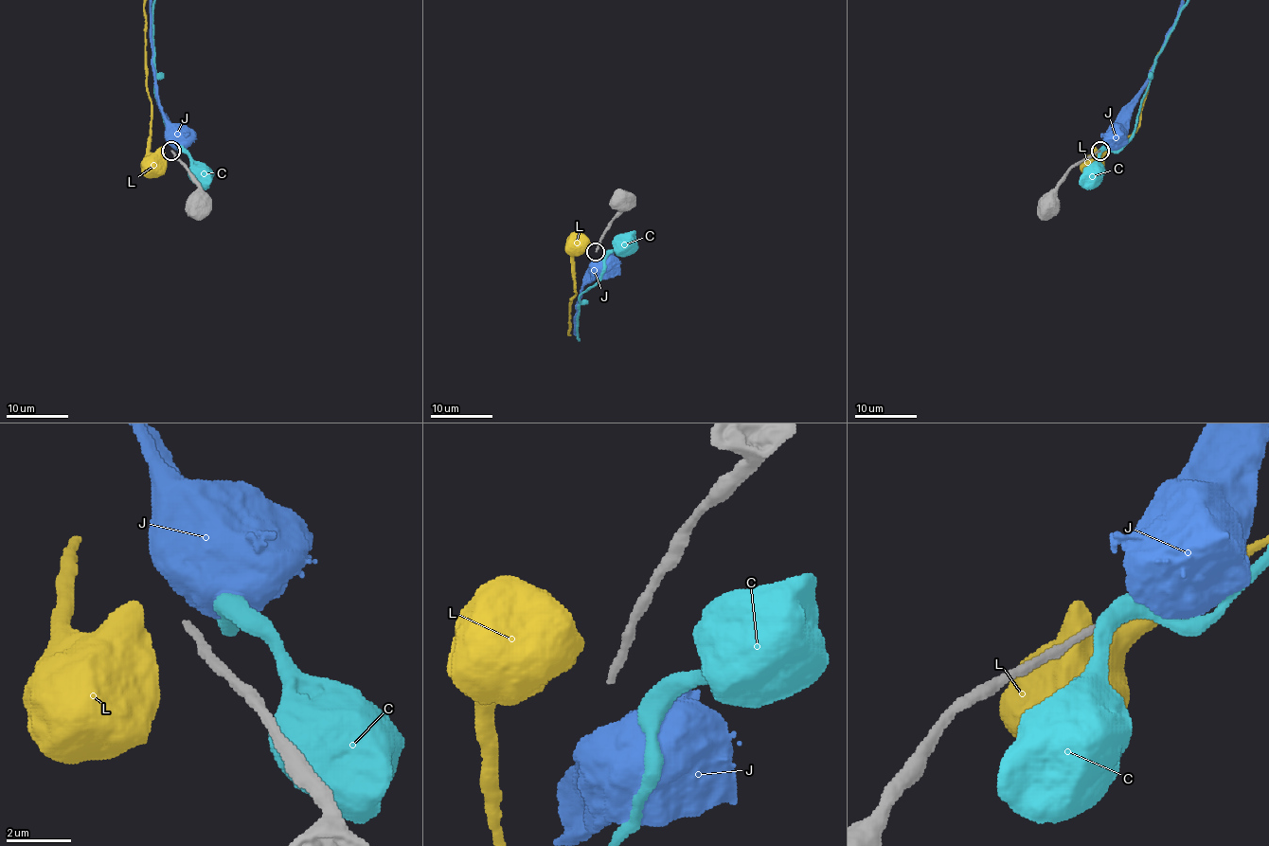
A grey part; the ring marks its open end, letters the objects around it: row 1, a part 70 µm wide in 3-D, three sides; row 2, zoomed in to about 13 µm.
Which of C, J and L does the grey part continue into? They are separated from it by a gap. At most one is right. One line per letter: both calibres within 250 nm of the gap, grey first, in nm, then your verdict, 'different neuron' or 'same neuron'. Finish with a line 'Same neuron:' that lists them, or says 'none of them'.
C: calibres 220 and 500 nm; different neuron
J: calibres 220 and 1000 nm; different neuron
L: calibres 220 and 800 nm; different neuron
Same neuron: none of them

